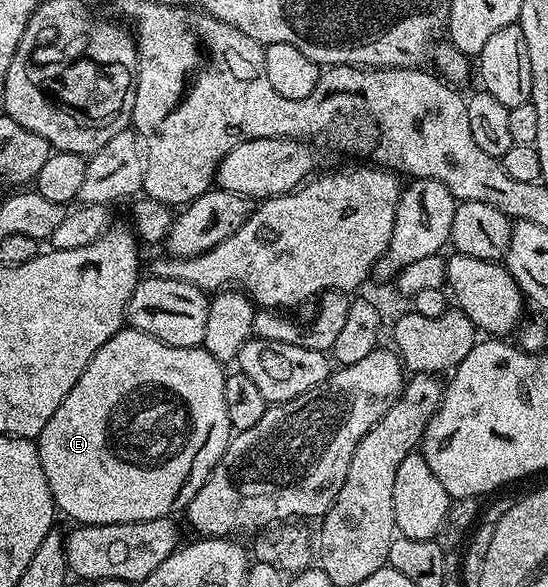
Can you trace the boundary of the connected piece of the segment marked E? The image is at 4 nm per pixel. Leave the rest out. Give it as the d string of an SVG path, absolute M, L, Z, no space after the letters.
M123 327L119 333L112 335L112 339L108 339L108 343L96 351L76 387L68 391L64 403L56 407L56 415L48 419L44 431L36 438L40 463L44 467L55 506L61 512L63 509L78 525L123 525L129 521L151 521L161 517L173 518L174 513L181 514L196 491L204 487L208 475L212 475L216 463L220 463L224 451L230 446L232 430L228 423L228 407L224 407L224 383L228 373L222 369L225 369L223 362L216 360L205 347L172 347L157 341L152 335L129 327Z

